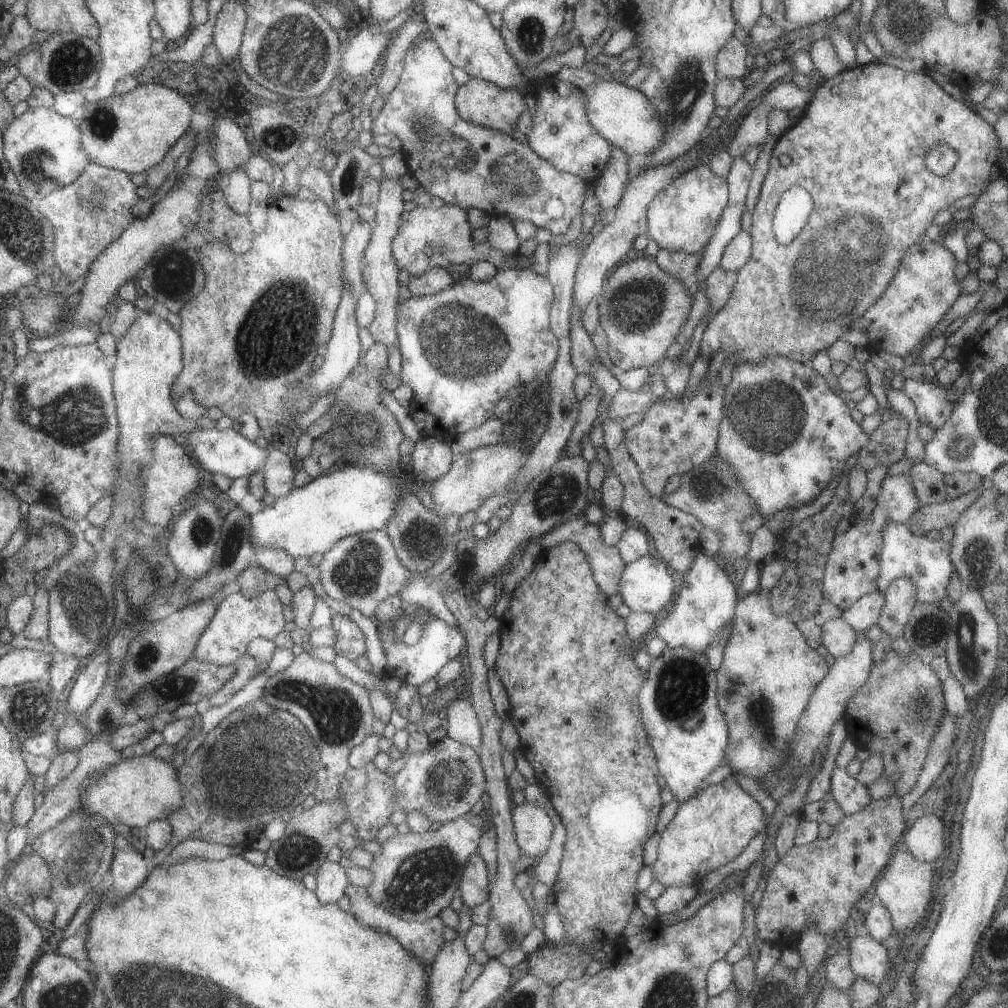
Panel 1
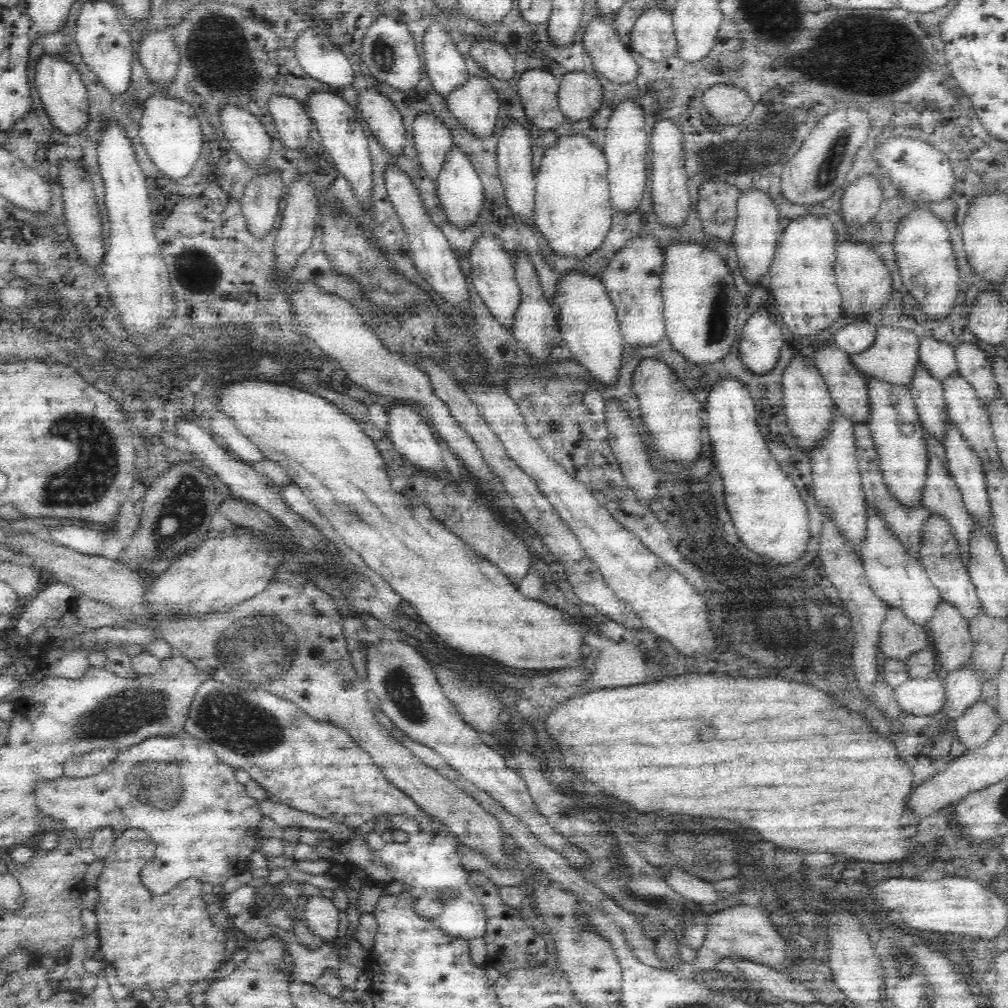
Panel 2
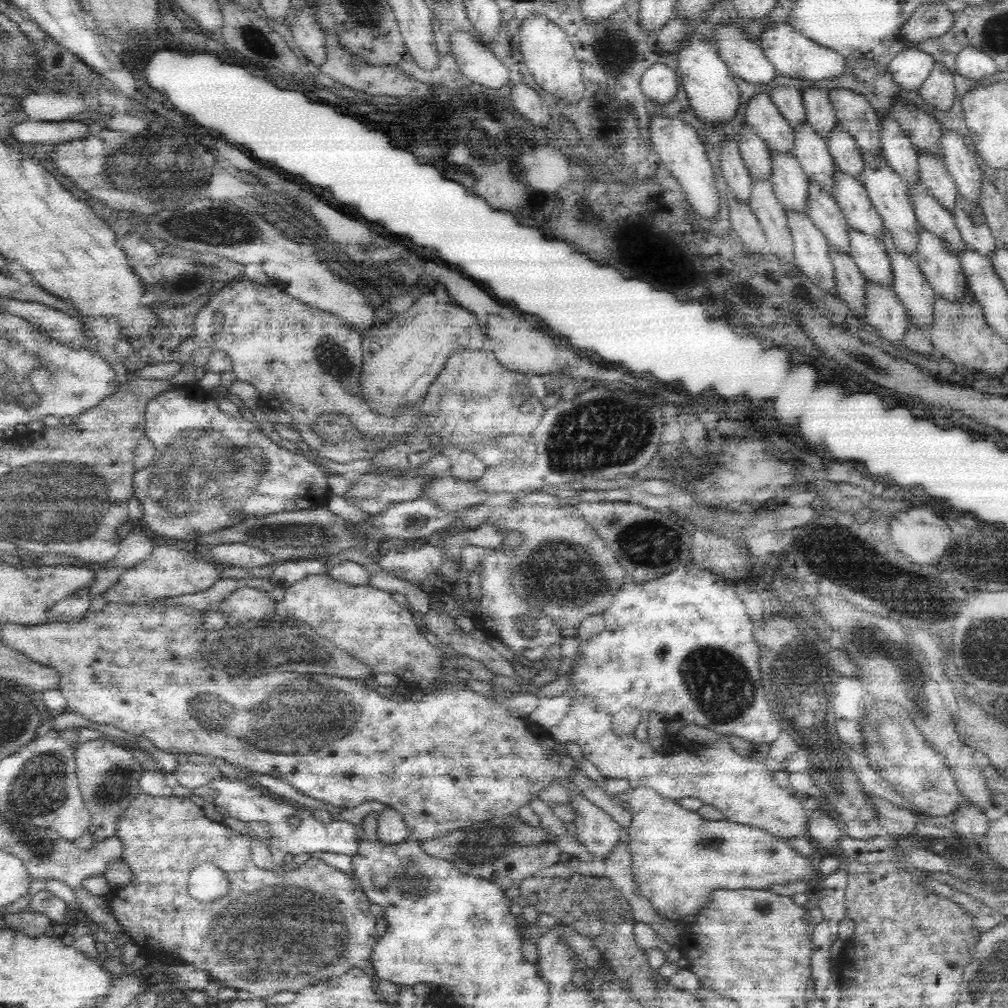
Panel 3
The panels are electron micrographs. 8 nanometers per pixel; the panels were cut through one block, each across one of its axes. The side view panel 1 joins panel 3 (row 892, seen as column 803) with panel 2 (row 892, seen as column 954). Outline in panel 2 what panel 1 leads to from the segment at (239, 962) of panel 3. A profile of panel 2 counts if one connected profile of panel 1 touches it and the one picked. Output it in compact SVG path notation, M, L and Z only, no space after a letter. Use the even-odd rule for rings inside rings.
M126 830L120 838L116 838L114 846L110 848L108 858L104 860L104 870L98 878L98 894L100 900L94 908L96 912L96 924L98 924L98 940L100 940L100 952L112 968L116 968L120 984L130 988L130 992L142 988L142 990L160 990L160 996L170 986L184 986L184 984L198 984L202 980L210 980L210 976L228 960L230 956L230 936L228 930L218 930L208 916L204 894L202 894L202 880L188 878L182 880L176 888L162 896L152 896L148 888L142 886L142 868L150 864L150 860L156 856L156 842L142 832L142 830Z

